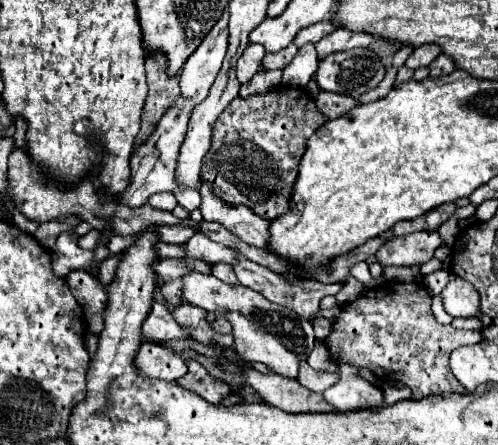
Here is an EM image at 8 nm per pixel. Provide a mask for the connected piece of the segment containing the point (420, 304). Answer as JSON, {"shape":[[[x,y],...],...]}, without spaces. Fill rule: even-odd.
{"shape":[[[412,284],[404,286],[406,294],[394,294],[394,286],[378,286],[356,298],[354,302],[342,306],[340,316],[334,320],[328,338],[324,340],[330,350],[330,360],[336,364],[352,364],[356,368],[368,368],[382,382],[402,382],[412,390],[412,398],[426,398],[430,394],[464,394],[464,386],[452,376],[448,368],[450,354],[466,344],[476,344],[482,340],[482,334],[476,330],[456,330],[454,326],[442,326],[436,322],[430,310],[430,294],[424,286]]]}

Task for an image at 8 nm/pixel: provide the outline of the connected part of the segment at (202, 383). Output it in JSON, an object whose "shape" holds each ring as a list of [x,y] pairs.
{"shape":[[[188,358],[186,366],[188,366],[188,372],[176,380],[176,384],[182,386],[184,390],[196,392],[198,396],[202,396],[204,400],[208,400],[212,404],[218,404],[220,400],[224,400],[232,394],[232,388],[224,380],[210,376],[200,362]]]}

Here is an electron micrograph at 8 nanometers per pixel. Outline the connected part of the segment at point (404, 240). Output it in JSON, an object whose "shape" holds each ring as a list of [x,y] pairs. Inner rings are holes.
{"shape":[[[416,232],[400,238],[390,238],[378,252],[376,260],[386,266],[422,266],[440,246],[438,232]]]}

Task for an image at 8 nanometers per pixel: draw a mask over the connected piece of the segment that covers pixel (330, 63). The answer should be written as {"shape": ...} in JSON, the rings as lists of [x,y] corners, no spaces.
{"shape":[[[352,48],[334,52],[320,62],[316,82],[322,90],[360,98],[364,92],[374,90],[386,74],[378,54],[370,48]]]}

